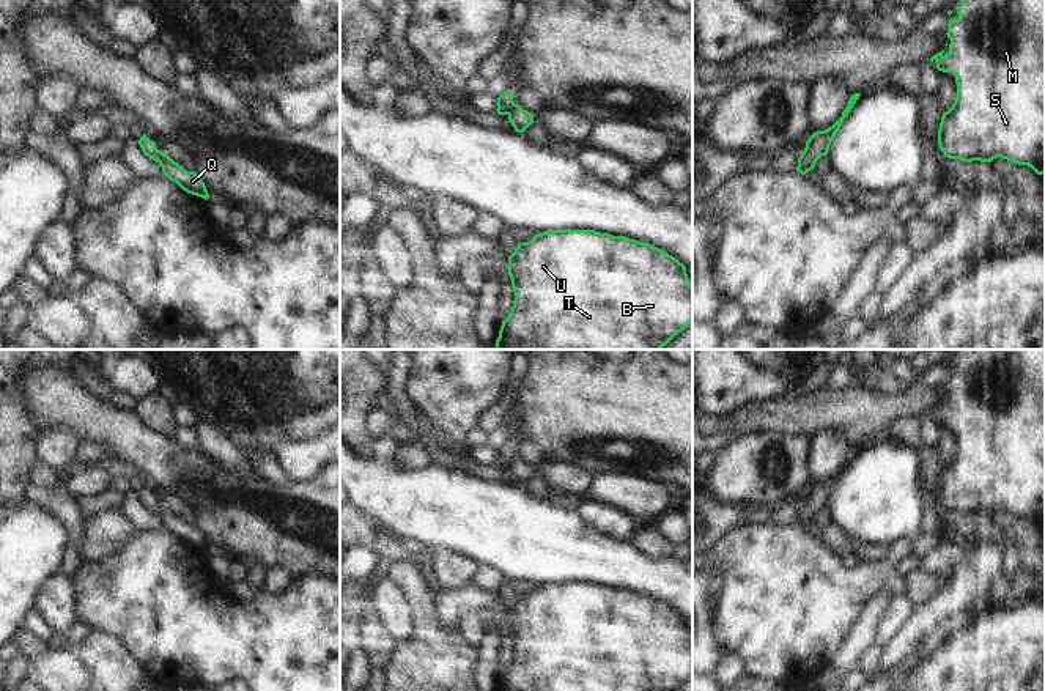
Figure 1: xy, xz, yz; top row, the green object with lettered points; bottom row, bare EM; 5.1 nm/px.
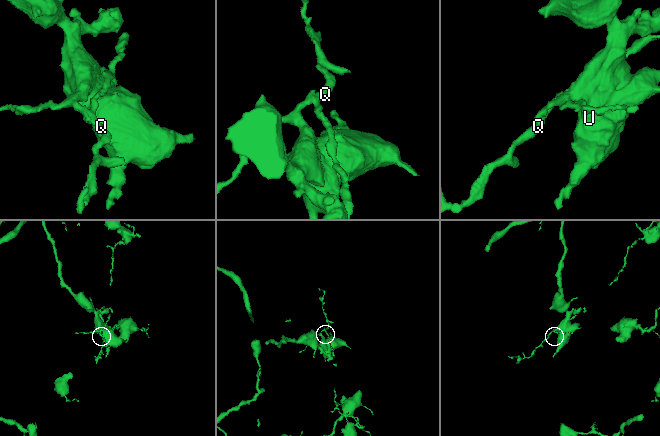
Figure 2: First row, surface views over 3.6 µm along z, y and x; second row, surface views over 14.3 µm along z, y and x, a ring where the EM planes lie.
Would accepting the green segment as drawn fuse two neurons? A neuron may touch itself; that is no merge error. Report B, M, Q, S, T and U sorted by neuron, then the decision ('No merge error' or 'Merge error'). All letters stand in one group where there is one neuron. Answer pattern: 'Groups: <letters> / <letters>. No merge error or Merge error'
Groups: B M S T U / Q. Merge error.

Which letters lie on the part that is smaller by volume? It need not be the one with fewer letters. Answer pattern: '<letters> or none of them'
Q.

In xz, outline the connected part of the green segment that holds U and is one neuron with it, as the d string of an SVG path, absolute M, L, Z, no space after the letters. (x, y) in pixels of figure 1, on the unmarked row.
M546 582L530 593L519 595L508 609L508 628L515 645L513 660L502 674L497 691L674 691L692 675L692 637L686 620L667 604L626 589L612 589L595 582Z

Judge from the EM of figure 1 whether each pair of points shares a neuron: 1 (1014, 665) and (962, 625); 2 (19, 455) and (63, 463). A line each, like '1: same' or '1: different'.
1: different
2: different

